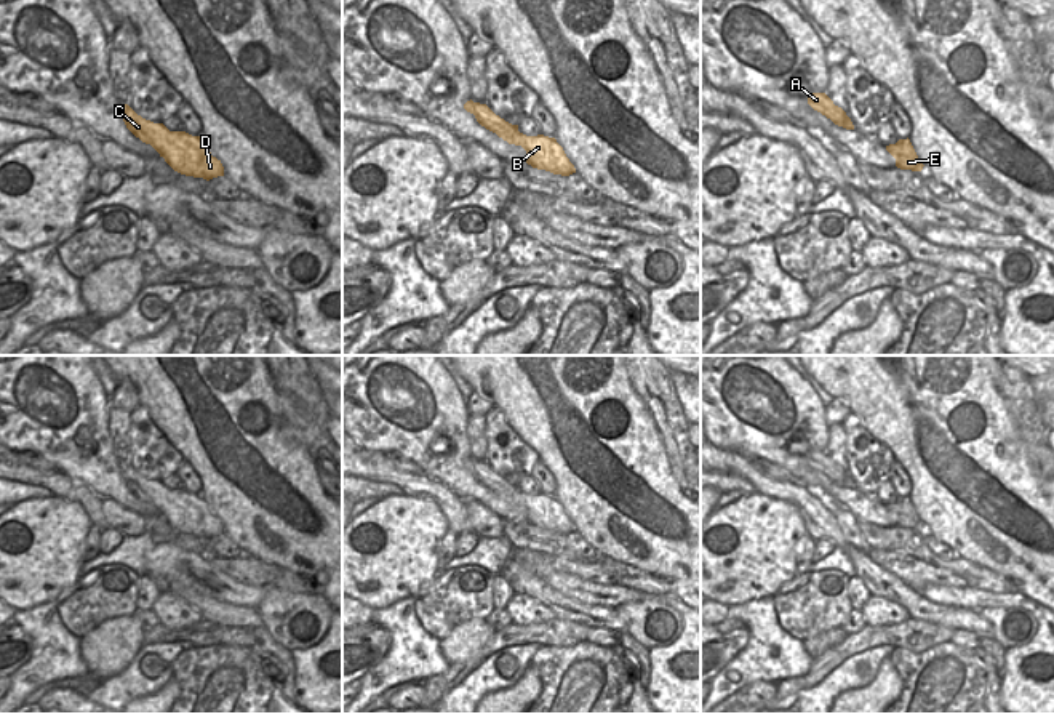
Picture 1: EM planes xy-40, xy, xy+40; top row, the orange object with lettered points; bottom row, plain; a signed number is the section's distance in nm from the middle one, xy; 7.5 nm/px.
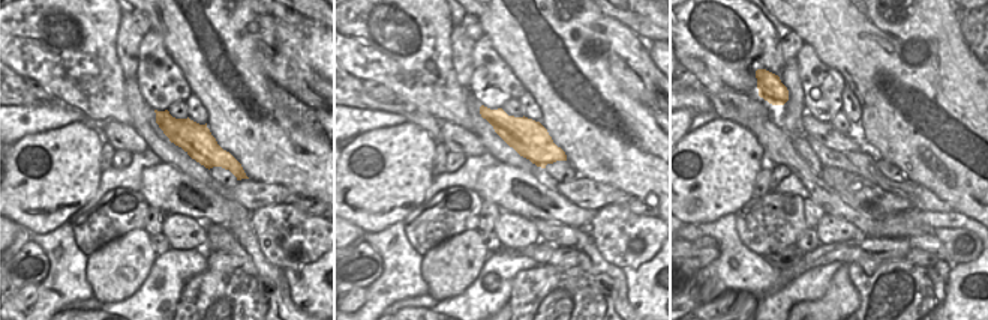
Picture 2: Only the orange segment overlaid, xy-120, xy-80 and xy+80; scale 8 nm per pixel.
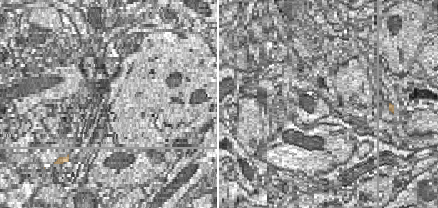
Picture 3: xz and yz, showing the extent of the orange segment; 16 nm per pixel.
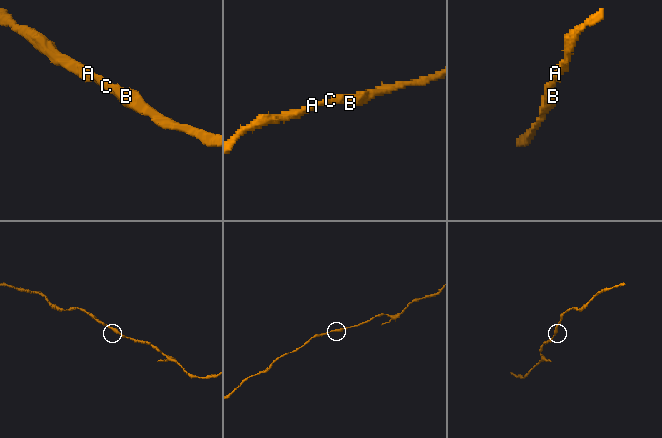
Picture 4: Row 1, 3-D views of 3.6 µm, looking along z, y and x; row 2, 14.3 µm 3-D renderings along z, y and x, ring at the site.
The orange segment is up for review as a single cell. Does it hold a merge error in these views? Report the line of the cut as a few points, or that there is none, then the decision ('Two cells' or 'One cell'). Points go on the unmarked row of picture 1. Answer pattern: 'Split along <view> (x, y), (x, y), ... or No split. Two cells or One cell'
No split. One cell.

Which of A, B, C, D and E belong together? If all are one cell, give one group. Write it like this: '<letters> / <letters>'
A B C D E

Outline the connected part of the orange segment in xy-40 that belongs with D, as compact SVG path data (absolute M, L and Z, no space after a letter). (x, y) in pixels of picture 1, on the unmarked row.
M120 463L120 469L126 487L150 503L174 530L206 540L224 535L221 519L211 514L202 495L170 490L163 482L142 477L128 463Z

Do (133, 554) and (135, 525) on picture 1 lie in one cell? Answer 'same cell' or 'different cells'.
different cells

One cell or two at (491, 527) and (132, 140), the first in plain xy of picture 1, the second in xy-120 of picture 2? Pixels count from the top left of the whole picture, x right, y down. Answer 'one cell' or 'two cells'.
one cell

